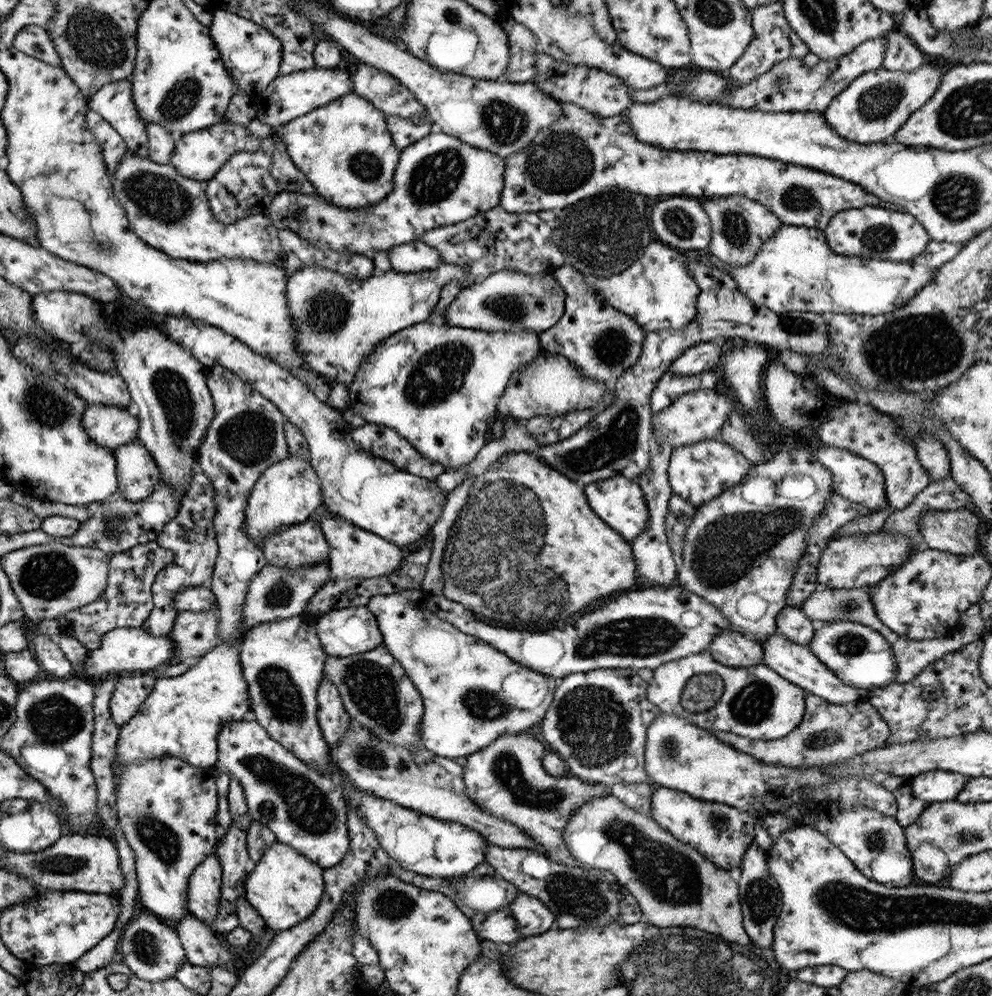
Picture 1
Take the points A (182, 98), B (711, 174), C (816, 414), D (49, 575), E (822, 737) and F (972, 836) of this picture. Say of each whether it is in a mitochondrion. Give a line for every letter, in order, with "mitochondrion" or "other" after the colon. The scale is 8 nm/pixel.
A: mitochondrion
B: other
C: other
D: mitochondrion
E: mitochondrion
F: mitochondrion

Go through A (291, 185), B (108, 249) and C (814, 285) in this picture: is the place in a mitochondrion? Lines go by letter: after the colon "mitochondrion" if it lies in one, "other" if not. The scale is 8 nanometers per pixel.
A: other
B: mitochondrion
C: mitochondrion

